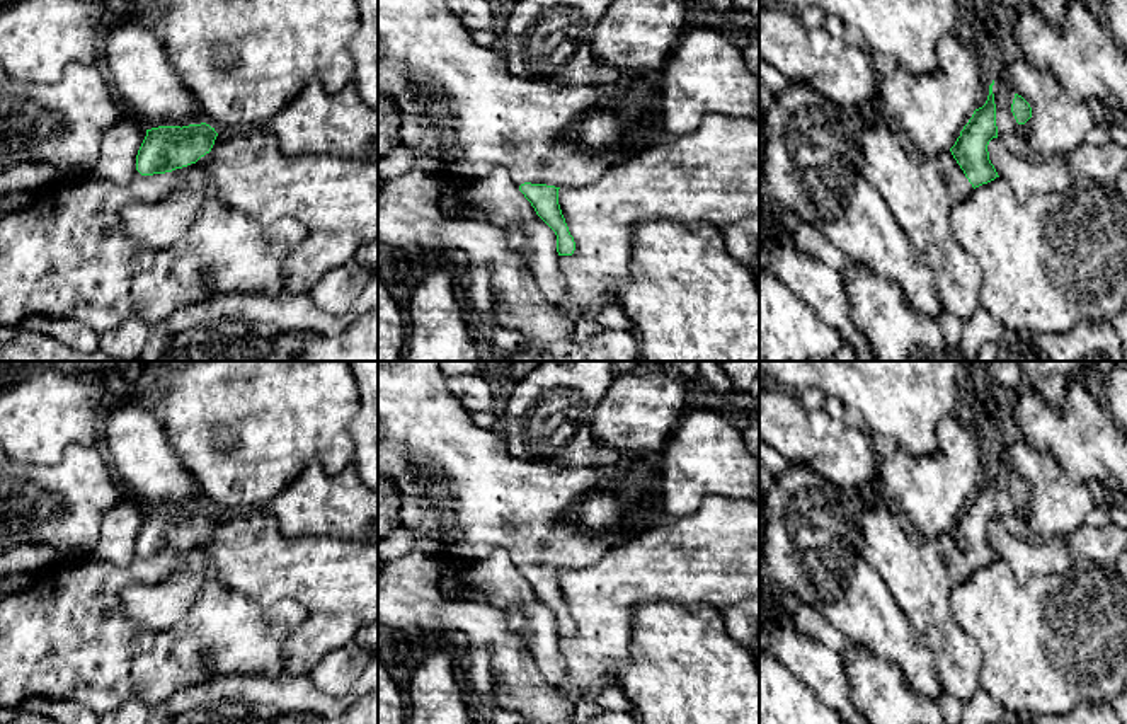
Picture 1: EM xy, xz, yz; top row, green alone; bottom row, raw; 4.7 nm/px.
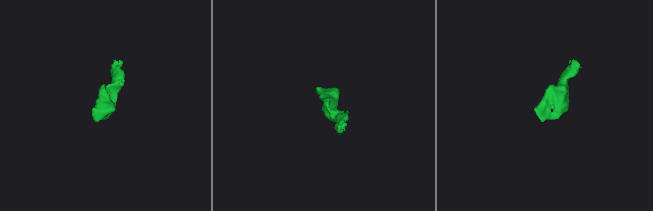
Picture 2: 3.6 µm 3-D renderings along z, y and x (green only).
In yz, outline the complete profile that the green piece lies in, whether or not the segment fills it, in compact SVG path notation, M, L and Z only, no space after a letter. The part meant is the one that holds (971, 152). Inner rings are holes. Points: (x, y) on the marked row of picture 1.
M994 80L989 85L986 104L974 111L955 145L935 157L923 157L909 145L907 138L884 121L863 126L860 138L865 179L889 204L914 257L935 273L936 291L945 312L957 315L962 322L967 322L981 307L982 271L977 261L957 242L952 230L952 213L975 187L999 177L987 152L989 141L998 138L993 85Z

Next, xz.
M378 0L378 94L388 95L400 112L400 143L415 155L441 160L448 175L480 181L495 167L504 167L536 215L555 232L558 256L572 256L575 250L558 204L558 189L591 186L609 167L644 148L672 140L662 131L657 118L652 118L633 129L621 147L603 153L584 152L574 138L575 124L587 112L611 106L613 90L589 85L550 87L512 75L502 49L473 43L470 31L449 12L446 0Z

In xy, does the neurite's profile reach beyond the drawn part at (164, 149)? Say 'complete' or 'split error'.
split error

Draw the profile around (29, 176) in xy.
M22 162L0 172L0 198L17 191L37 194L60 182L61 177L54 165L46 162Z

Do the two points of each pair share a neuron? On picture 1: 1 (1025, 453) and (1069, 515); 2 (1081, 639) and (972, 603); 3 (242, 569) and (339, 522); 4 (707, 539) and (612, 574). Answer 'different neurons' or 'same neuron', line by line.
1: same neuron
2: same neuron
3: different neurons
4: same neuron

